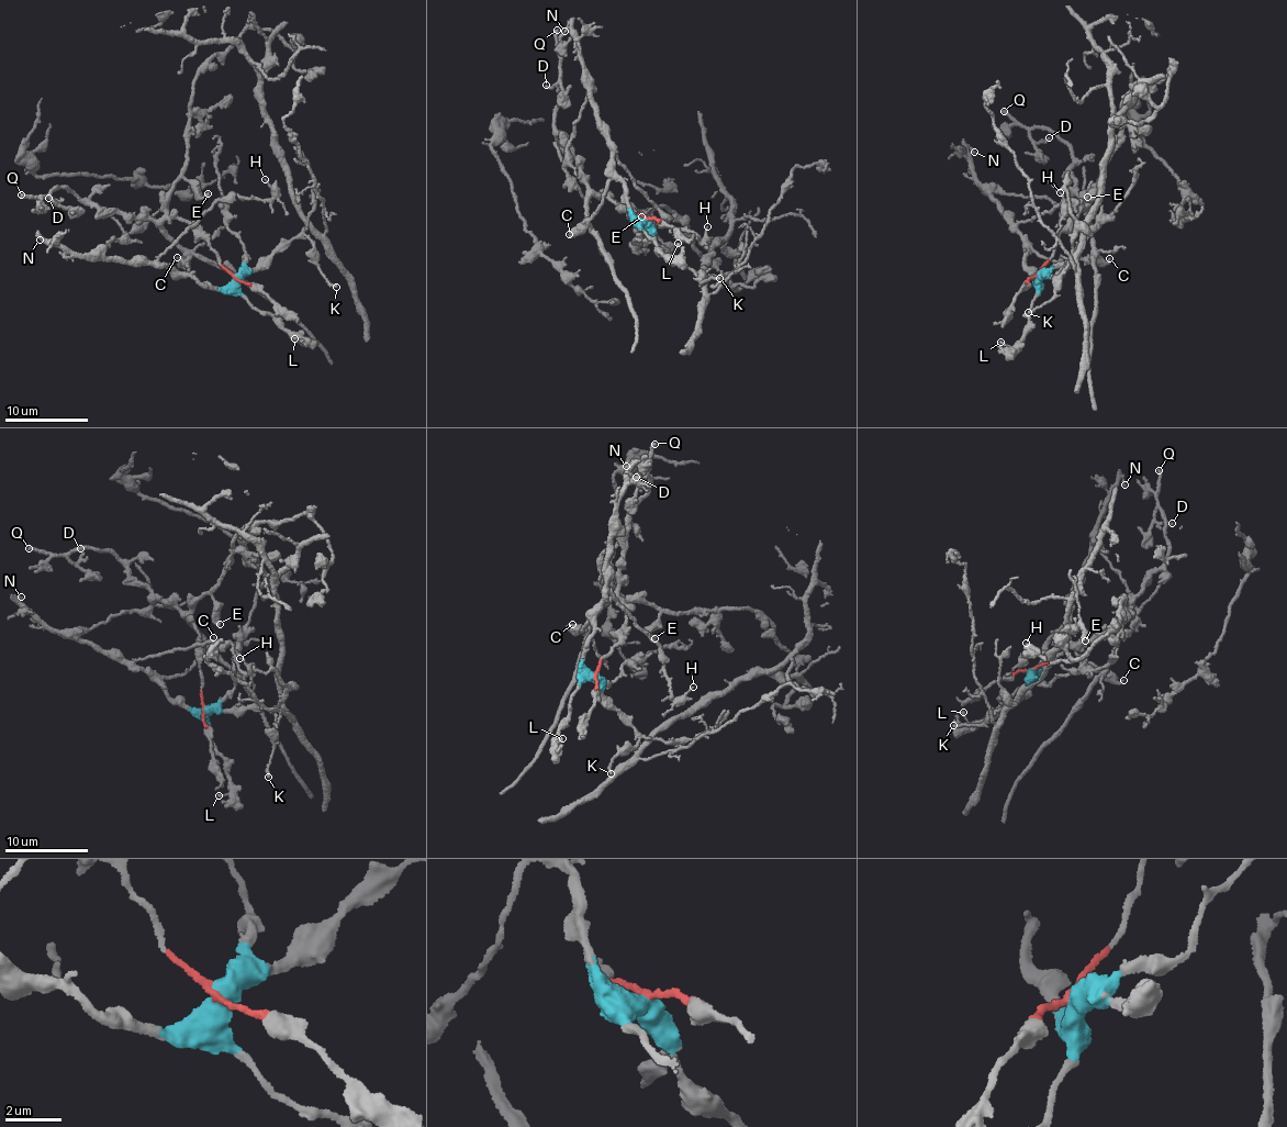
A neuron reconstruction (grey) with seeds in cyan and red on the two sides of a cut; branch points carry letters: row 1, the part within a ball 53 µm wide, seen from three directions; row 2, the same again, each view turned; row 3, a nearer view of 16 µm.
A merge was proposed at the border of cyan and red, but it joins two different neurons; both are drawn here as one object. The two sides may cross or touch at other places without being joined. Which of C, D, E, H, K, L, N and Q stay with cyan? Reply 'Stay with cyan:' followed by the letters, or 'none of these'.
Stay with cyan: C, H, K, L, N

